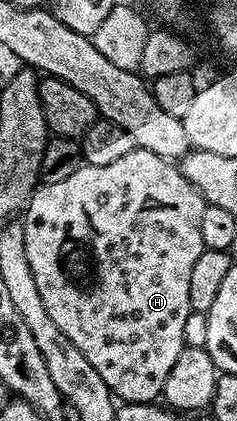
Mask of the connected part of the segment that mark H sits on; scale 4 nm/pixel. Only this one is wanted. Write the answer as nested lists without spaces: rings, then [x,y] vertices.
[[[137,147],[135,151],[126,153],[119,161],[111,165],[87,165],[80,167],[78,173],[66,177],[62,181],[40,183],[32,192],[26,210],[22,215],[26,255],[30,261],[30,273],[34,273],[34,282],[38,285],[38,293],[42,293],[42,305],[46,305],[46,313],[54,320],[54,325],[70,337],[70,341],[97,369],[99,376],[109,386],[113,396],[124,403],[155,404],[164,394],[166,377],[178,361],[178,353],[186,346],[184,330],[188,327],[188,315],[193,314],[190,305],[190,273],[194,263],[206,249],[202,241],[202,213],[205,209],[204,198],[199,189],[183,175],[173,160],[158,157],[158,153],[150,153]]]

